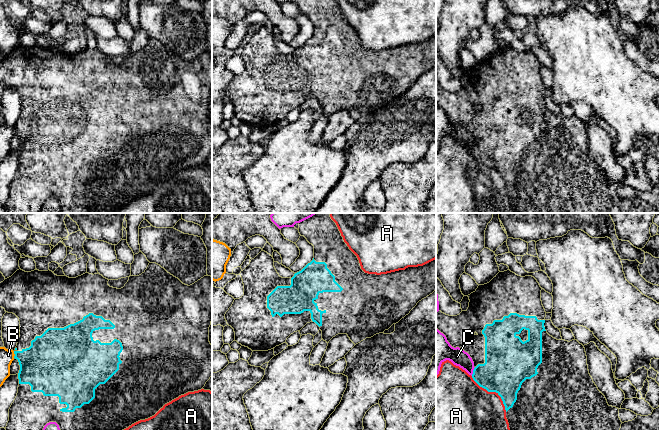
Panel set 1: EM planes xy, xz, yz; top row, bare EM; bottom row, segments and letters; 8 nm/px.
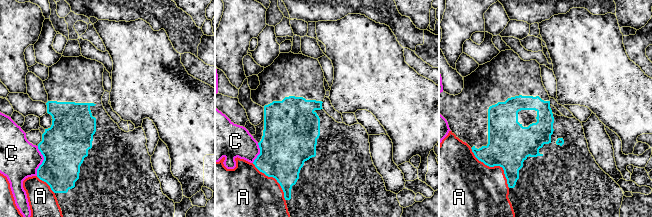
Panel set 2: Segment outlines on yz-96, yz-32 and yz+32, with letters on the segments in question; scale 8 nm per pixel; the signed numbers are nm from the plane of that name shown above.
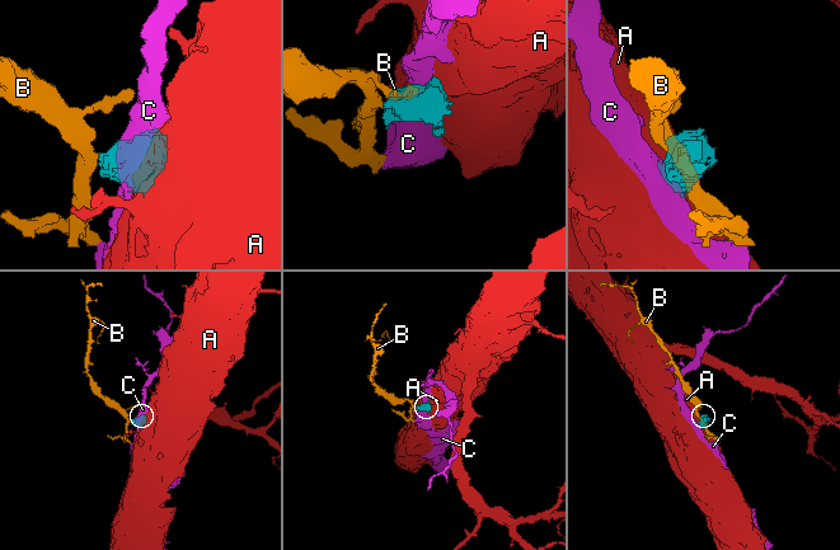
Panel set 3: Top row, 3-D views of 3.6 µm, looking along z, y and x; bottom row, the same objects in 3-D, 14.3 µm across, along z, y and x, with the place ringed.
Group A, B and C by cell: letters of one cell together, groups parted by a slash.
A / B C

